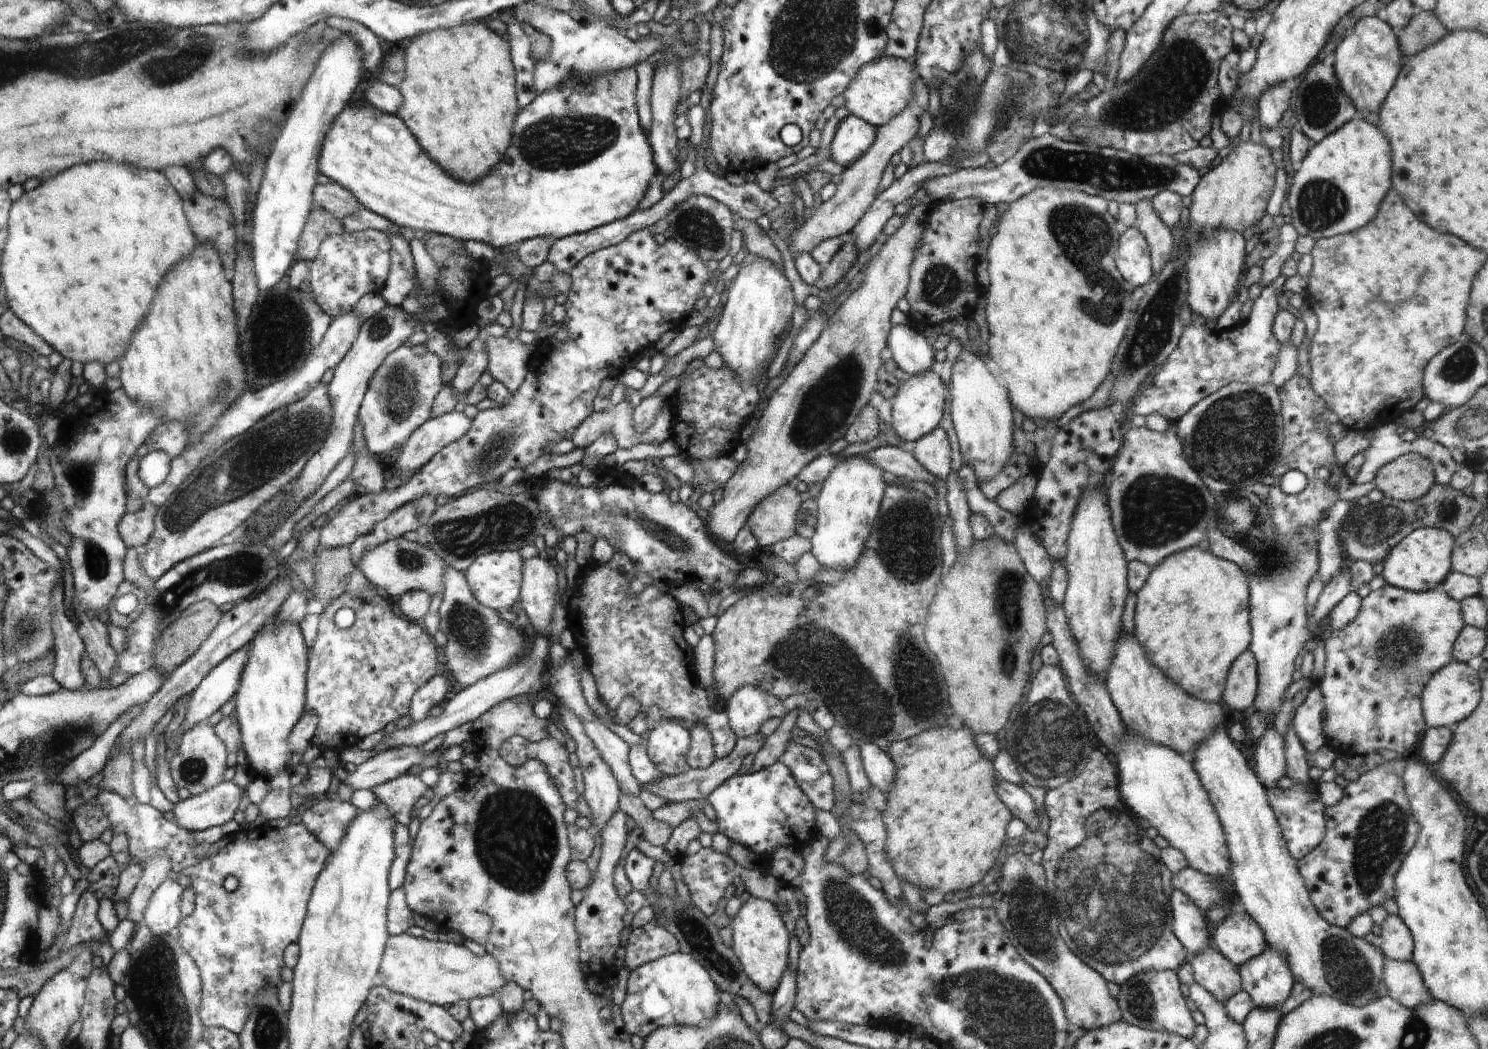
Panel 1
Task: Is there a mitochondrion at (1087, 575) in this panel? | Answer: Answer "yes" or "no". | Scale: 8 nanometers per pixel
no

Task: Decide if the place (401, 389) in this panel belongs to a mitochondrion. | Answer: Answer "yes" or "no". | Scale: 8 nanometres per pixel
yes

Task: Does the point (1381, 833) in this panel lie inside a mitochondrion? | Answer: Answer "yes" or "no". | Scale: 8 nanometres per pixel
yes

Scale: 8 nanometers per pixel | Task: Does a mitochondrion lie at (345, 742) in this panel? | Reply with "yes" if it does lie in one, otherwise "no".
no

